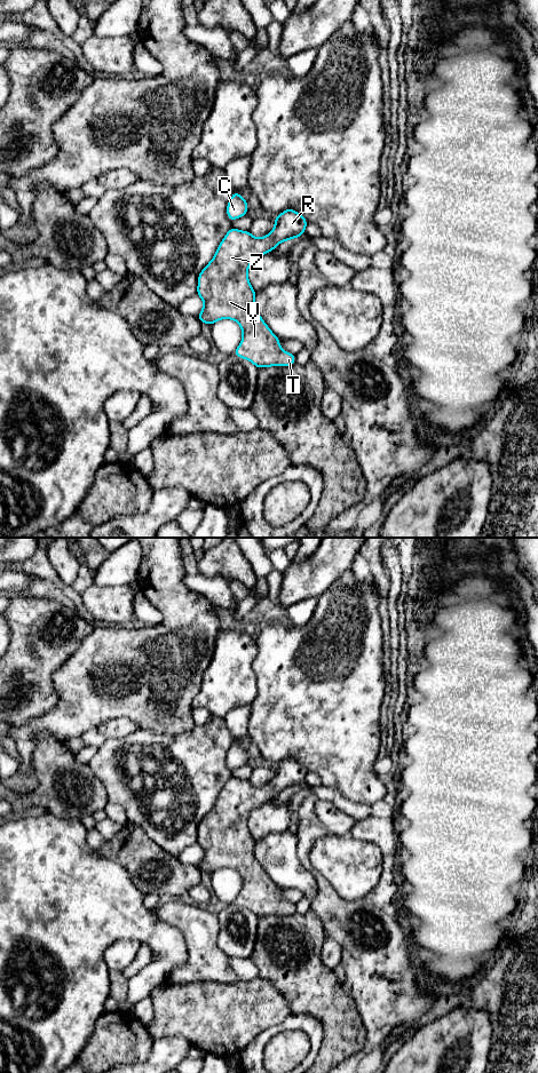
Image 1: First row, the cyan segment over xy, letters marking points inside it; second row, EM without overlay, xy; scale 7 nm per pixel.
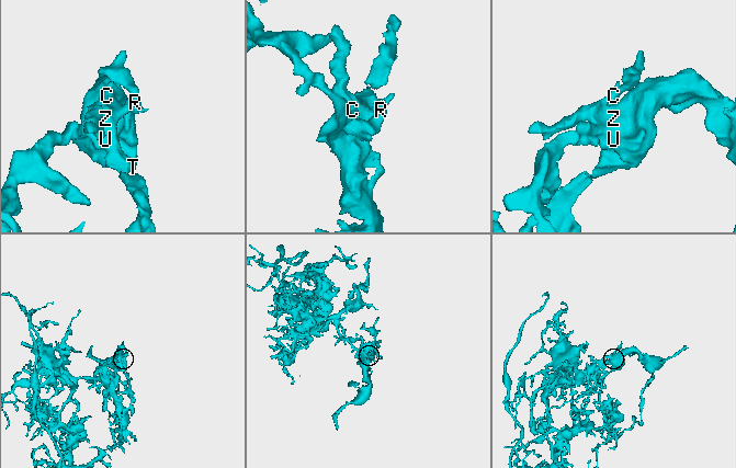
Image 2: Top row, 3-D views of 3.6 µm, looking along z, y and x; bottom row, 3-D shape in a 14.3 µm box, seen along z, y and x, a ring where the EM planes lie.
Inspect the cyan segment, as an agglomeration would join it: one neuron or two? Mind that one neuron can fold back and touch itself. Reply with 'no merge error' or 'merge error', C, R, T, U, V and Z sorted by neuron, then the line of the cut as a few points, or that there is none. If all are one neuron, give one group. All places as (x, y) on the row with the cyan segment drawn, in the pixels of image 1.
no merge error; C R T U V Z; no cut

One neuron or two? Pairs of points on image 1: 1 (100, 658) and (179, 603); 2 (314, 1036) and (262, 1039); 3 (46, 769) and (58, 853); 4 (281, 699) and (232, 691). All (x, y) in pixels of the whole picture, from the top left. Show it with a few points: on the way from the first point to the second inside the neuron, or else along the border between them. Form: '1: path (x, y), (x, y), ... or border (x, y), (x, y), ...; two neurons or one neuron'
1: path (121, 658), (145, 638), (159, 633), (167, 625); one neuron
2: path (302, 1025), (285, 1025), (275, 1030); one neuron
3: border (47, 811), (57, 817), (78, 819); two neurons
4: border (254, 669), (256, 696), (250, 704); two neurons

